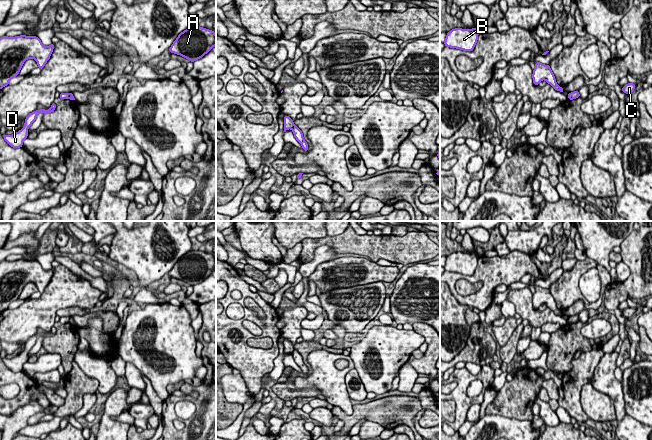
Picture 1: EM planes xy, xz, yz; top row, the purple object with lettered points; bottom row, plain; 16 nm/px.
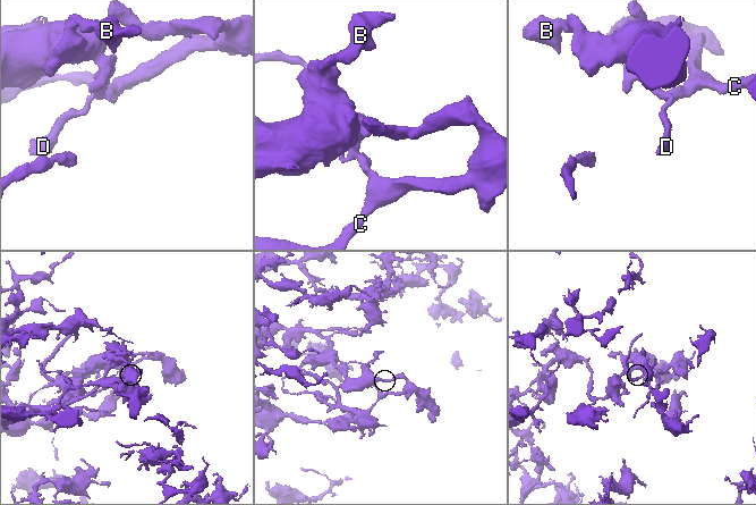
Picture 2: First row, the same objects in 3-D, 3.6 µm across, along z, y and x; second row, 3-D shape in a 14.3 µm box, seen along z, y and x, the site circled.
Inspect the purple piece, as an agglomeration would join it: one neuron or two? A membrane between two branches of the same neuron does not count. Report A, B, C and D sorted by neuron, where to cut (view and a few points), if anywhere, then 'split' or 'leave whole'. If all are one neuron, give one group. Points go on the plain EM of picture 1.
A C / B D | xz (294, 349), (291, 352) | split

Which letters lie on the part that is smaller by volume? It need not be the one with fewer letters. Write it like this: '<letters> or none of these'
A, C

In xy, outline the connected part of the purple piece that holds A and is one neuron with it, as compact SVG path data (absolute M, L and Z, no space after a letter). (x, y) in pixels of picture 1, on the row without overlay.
M190 250L178 259L169 275L195 286L215 270L215 255L200 250Z

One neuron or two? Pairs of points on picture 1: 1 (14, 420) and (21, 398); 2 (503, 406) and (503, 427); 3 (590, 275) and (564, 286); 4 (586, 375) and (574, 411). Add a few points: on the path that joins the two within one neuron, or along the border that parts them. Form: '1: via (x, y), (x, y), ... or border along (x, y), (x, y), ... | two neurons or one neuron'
1: border along (41, 405), (31, 400), (19, 406), (10, 415) | two neurons
2: border along (485, 413), (526, 420) | two neurons
3: border along (596, 266), (579, 279), (579, 289), (588, 301) | two neurons
4: via (577, 384), (574, 387), (574, 402) | one neuron

